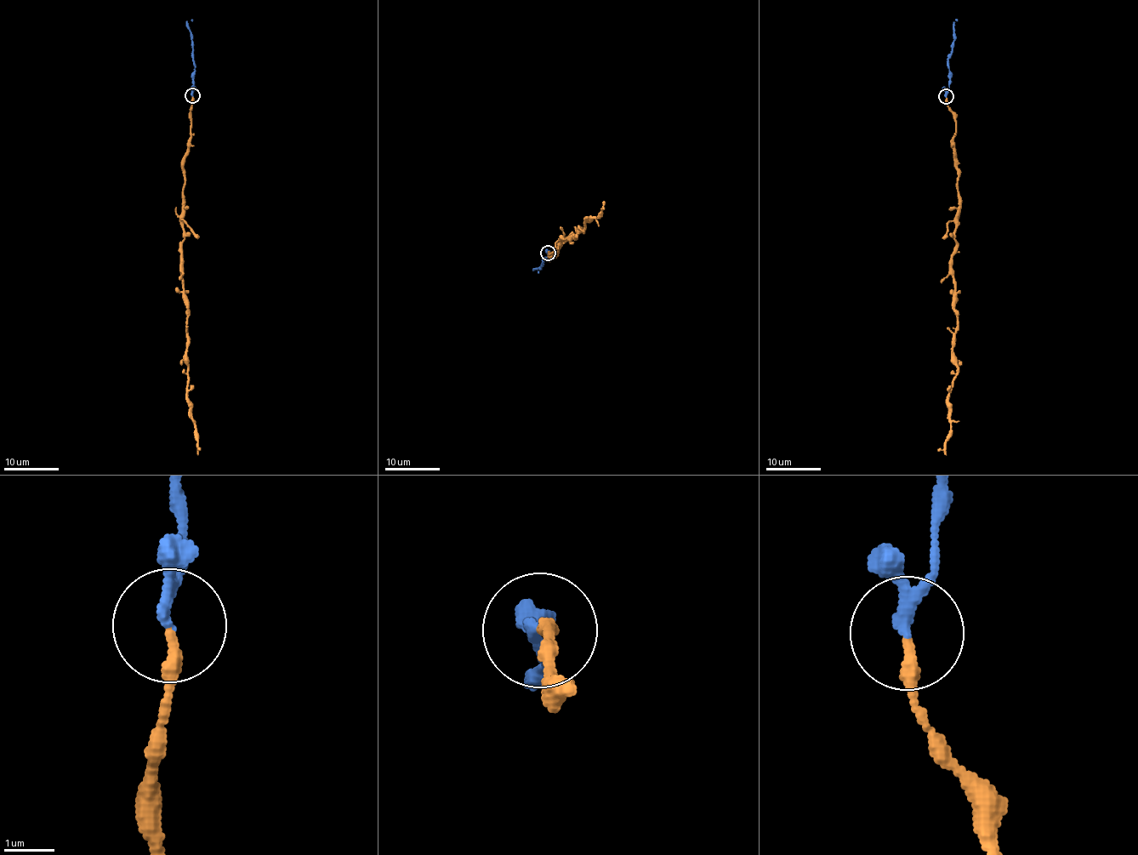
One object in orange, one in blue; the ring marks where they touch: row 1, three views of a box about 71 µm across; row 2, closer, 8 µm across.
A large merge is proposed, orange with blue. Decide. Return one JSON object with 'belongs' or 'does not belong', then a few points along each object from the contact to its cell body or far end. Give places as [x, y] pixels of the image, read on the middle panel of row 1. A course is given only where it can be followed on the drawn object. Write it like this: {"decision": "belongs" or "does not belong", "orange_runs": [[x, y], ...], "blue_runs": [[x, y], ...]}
{"decision": "belongs", "orange_runs": [[548, 252], [551, 259], [564, 237], [576, 238], [581, 228], [584, 231], [586, 219], [600, 215], [604, 202]], "blue_runs": [[548, 252], [549, 255], [541, 267], [534, 269], [538, 272]]}

